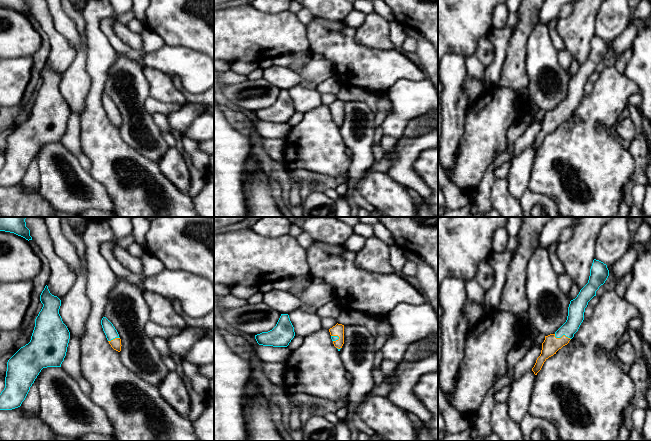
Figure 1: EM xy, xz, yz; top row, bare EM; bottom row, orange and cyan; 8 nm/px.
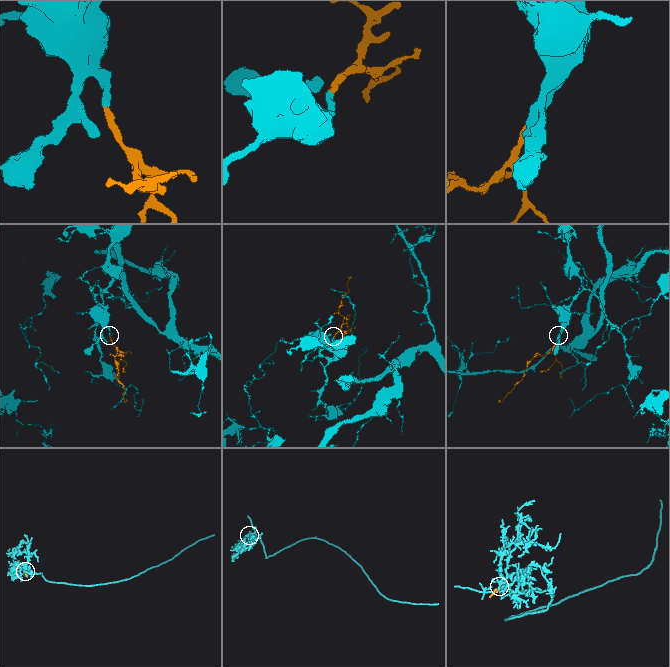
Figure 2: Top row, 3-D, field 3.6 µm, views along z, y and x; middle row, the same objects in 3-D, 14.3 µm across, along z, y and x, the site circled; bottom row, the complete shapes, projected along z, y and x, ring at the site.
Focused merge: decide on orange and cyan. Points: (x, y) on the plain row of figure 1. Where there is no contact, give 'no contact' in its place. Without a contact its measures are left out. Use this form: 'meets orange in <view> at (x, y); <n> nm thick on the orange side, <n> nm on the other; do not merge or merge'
meets orange in yz at (562, 112); 140 nm thick on the orange side, 140 nm on the other; merge

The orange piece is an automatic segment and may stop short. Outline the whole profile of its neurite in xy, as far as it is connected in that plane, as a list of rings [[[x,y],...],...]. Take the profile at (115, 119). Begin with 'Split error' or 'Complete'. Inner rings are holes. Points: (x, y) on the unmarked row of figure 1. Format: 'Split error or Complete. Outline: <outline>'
Split error. Outline: [[[103,93],[101,96],[101,101],[111,123],[120,128],[122,122],[121,115],[113,100],[106,93]]]

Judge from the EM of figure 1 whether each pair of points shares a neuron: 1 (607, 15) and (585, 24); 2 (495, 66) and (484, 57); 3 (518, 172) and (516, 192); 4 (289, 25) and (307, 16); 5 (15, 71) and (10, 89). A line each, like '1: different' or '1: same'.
1: different
2: different
3: same
4: different
5: same

